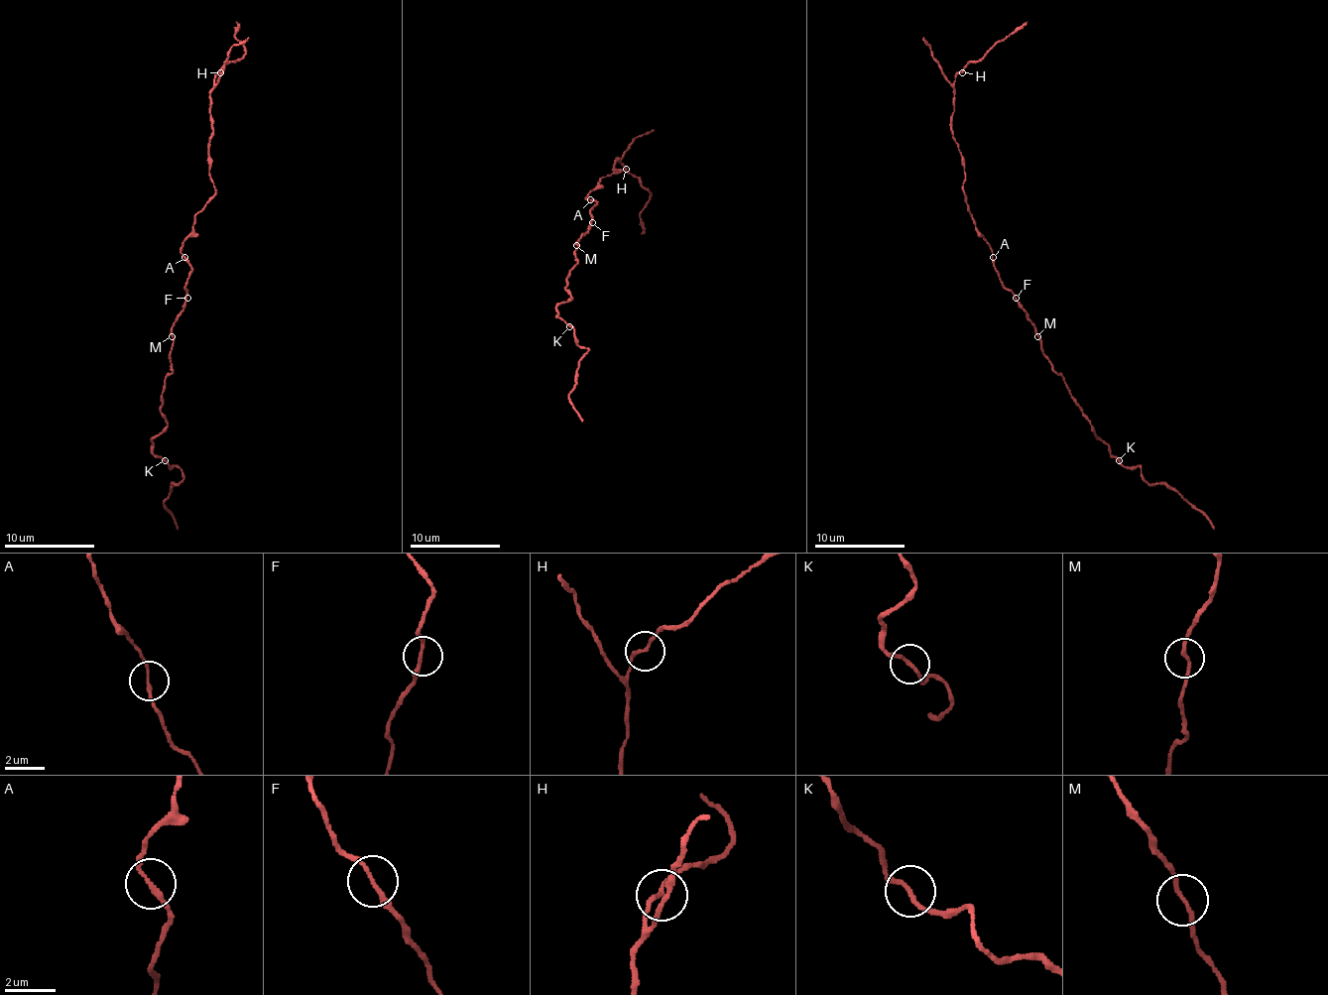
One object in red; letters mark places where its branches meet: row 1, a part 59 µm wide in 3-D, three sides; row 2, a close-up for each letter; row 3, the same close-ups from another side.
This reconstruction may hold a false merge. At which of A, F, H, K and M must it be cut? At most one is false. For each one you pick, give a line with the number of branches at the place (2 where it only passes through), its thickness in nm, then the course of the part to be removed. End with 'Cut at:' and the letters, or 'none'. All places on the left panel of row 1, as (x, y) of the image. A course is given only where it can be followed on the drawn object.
Cut at: none

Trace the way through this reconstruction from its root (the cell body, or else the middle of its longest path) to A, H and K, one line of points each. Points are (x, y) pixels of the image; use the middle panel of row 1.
A: (590, 222), (590, 211), (597, 202), (590, 199)
H: (590, 222), (597, 202), (587, 195), (603, 178), (619, 171), (615, 173), (615, 160), (626, 169)
K: (590, 222), (576, 243), (576, 265), (565, 286), (572, 297), (556, 308), (558, 317), (569, 326)

